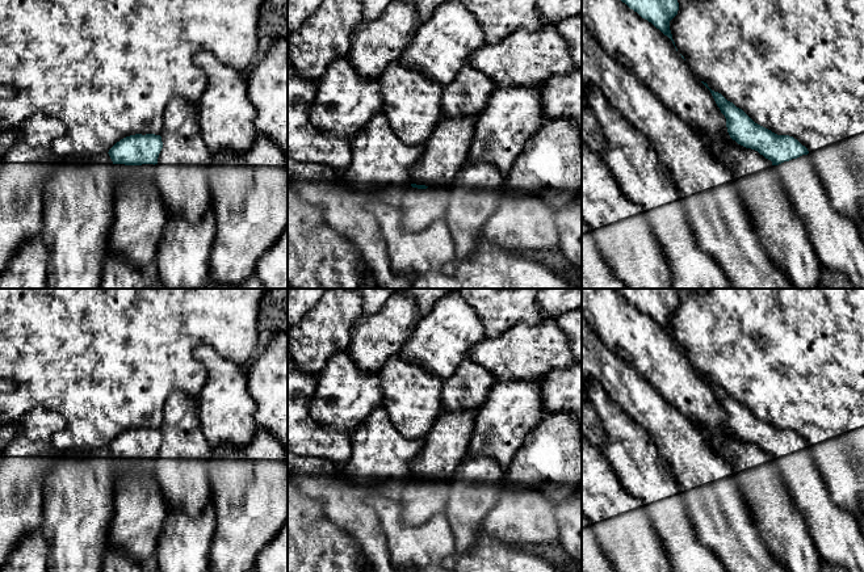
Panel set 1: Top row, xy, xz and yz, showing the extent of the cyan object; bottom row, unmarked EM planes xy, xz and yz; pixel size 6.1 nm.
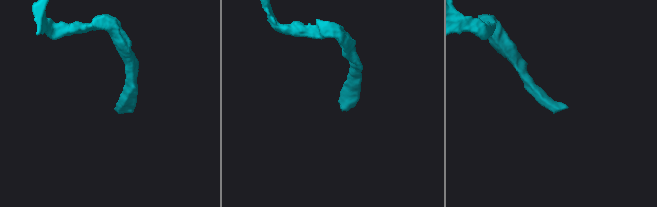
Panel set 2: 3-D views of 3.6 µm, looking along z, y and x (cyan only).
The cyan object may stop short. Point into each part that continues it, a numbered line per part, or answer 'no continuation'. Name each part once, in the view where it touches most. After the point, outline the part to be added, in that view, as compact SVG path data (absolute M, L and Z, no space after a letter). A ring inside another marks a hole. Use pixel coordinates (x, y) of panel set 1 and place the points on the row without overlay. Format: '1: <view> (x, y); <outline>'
1: xy (121, 465); M112 458L116 472L123 472L131 468L140 468L154 471L155 459L154 458L142 458L142 459L125 459L125 458Z

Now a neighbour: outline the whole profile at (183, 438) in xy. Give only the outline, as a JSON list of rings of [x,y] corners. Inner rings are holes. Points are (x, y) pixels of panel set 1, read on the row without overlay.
[[[173,392],[163,409],[163,442],[154,474],[169,509],[201,516],[210,500],[209,445],[198,417],[198,401]]]

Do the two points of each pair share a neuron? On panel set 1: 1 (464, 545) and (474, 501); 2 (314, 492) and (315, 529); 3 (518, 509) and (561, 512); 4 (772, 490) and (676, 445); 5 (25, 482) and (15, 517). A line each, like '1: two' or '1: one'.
1: one
2: two
3: two
4: two
5: one

